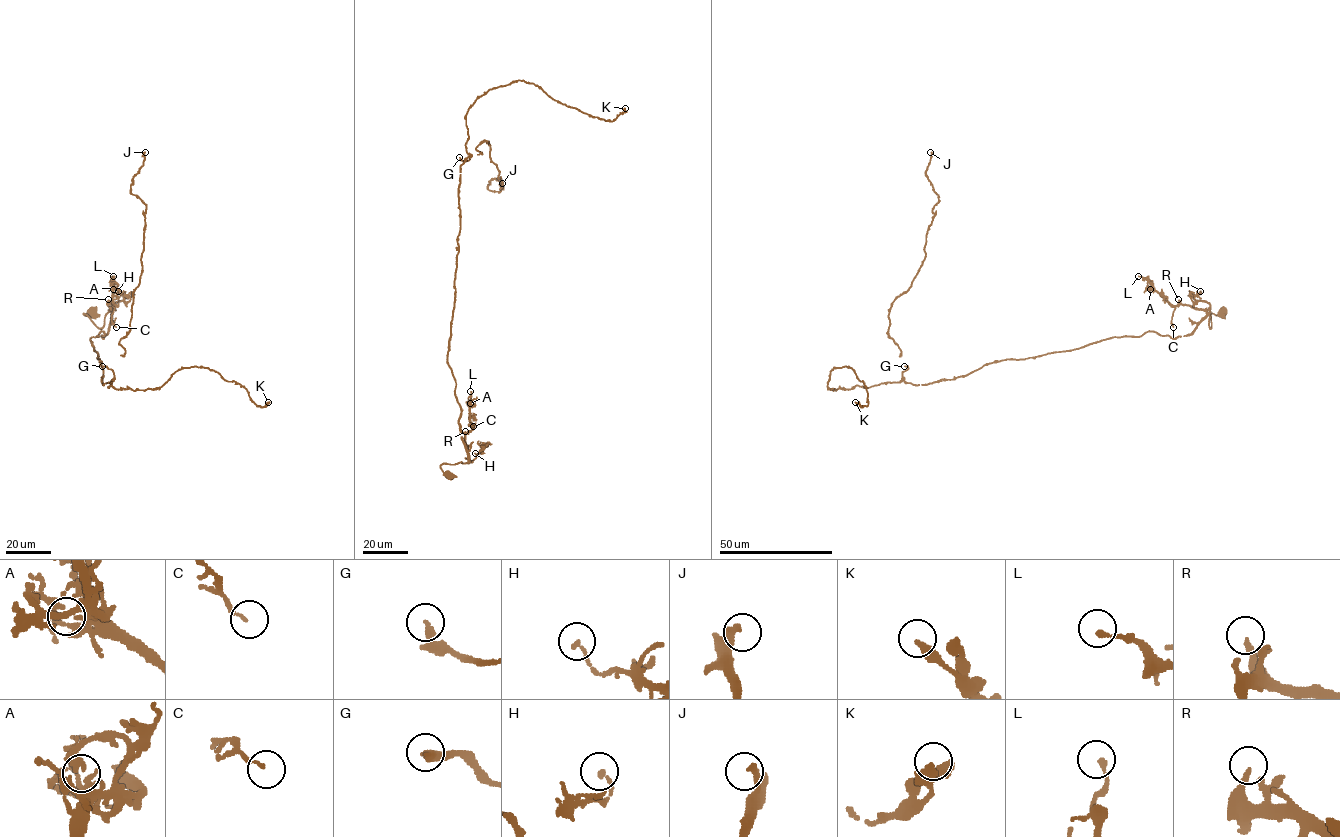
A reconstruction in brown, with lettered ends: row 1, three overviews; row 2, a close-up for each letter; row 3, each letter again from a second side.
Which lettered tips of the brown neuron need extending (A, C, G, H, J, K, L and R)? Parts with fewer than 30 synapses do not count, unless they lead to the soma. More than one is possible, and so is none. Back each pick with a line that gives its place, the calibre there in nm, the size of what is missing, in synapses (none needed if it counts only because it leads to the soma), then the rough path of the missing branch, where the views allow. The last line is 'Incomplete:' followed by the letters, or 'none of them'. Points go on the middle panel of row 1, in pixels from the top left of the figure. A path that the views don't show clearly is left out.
Incomplete: none of them

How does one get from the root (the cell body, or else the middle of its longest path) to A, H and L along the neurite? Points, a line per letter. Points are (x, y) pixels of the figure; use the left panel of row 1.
A: (92, 312), (83, 314), (101, 328), (105, 315), (112, 314), (108, 304), (117, 306), (113, 289)
H: (92, 312), (83, 314), (101, 328), (111, 304), (127, 295), (118, 291)
L: (92, 312), (83, 314), (101, 328), (105, 315), (112, 314), (108, 304), (117, 306), (112, 299), (113, 276)

